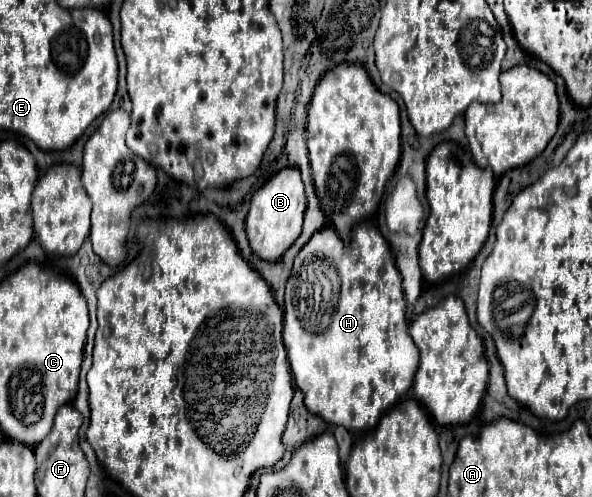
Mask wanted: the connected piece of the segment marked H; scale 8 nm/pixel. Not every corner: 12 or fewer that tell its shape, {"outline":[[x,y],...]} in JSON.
{"outline":[[374,223],[312,235],[284,345],[308,411],[376,427],[414,383]]}

